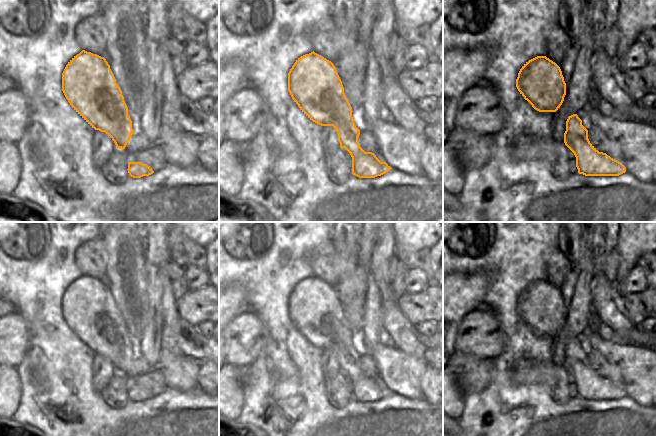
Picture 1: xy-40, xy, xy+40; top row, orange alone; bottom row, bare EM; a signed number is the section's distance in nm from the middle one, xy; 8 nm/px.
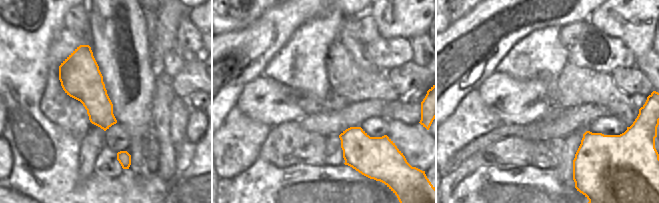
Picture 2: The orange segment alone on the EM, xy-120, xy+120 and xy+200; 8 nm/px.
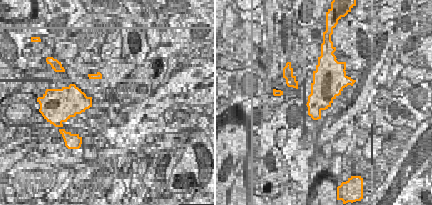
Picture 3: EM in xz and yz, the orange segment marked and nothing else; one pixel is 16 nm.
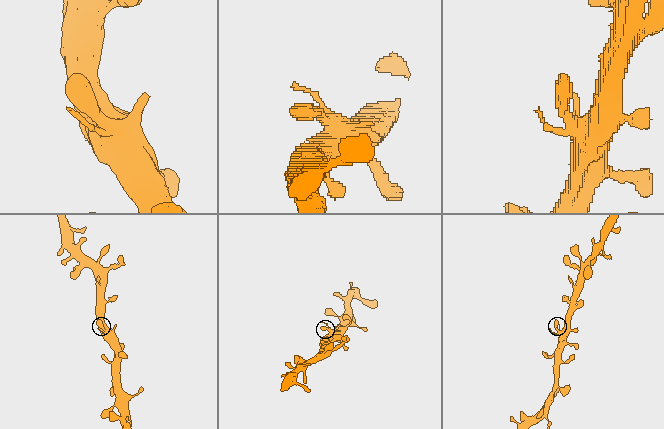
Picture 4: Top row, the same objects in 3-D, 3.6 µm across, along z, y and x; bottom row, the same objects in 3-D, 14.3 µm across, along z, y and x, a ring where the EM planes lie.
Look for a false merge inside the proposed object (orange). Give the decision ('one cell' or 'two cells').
one cell

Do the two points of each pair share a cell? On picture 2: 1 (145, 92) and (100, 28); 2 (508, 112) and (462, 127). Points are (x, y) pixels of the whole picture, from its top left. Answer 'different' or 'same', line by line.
1: same
2: different

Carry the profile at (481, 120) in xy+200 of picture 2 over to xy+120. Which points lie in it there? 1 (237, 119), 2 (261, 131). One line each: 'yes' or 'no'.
1: yes
2: yes

